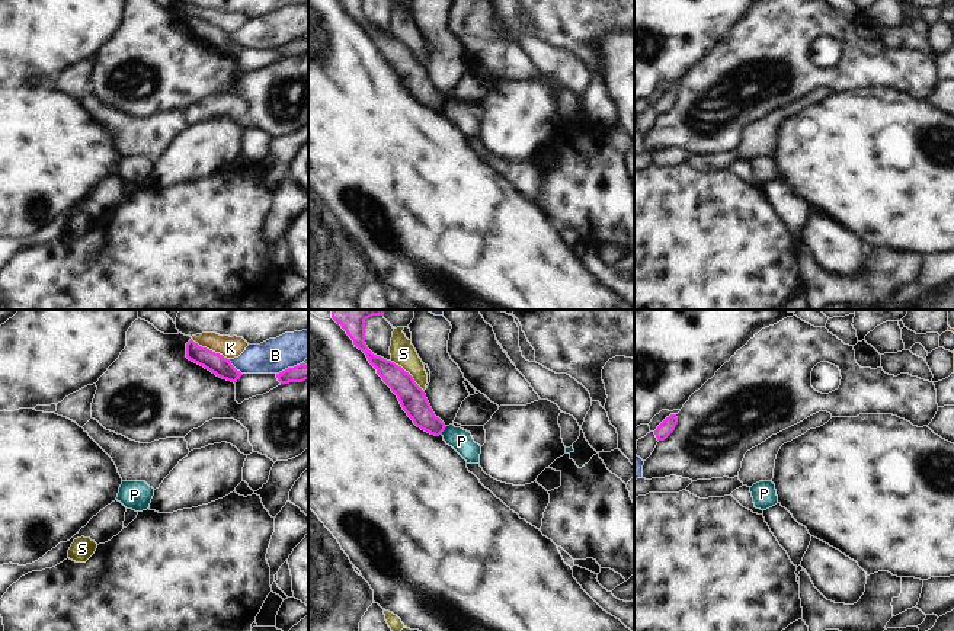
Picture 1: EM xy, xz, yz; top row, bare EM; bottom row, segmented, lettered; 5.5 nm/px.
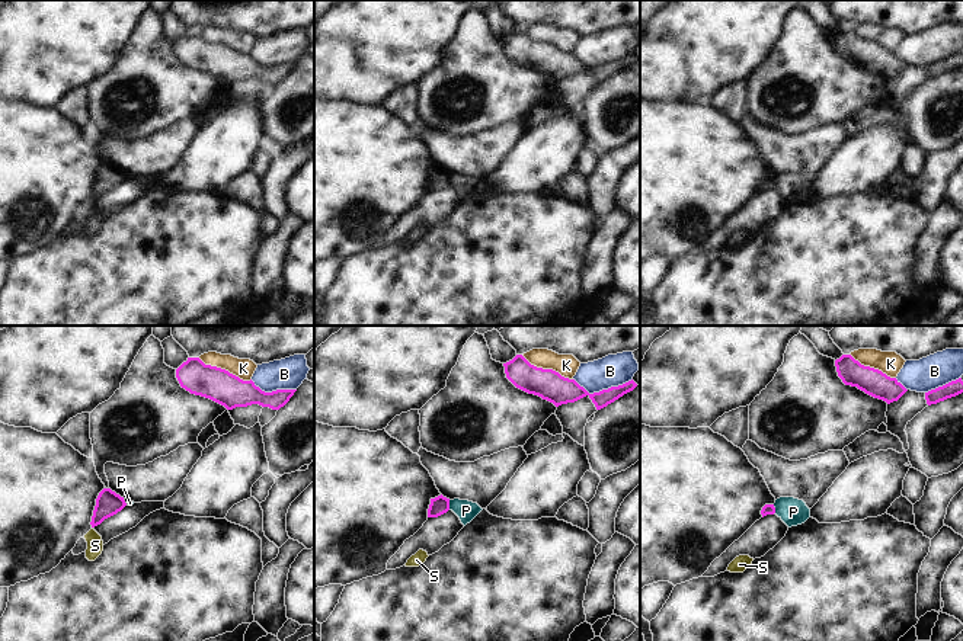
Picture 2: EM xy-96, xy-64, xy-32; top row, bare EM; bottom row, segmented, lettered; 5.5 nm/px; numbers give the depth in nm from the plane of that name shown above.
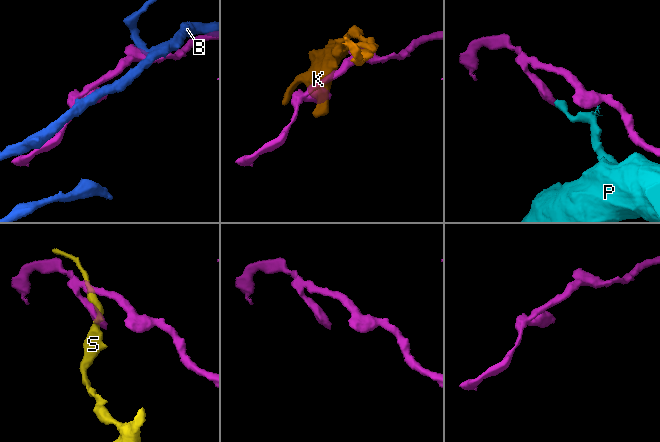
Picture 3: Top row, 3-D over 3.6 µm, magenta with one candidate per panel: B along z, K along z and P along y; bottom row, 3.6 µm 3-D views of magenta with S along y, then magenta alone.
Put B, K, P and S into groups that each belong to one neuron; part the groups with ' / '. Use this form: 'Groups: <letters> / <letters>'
Groups: B / K / P / S.

